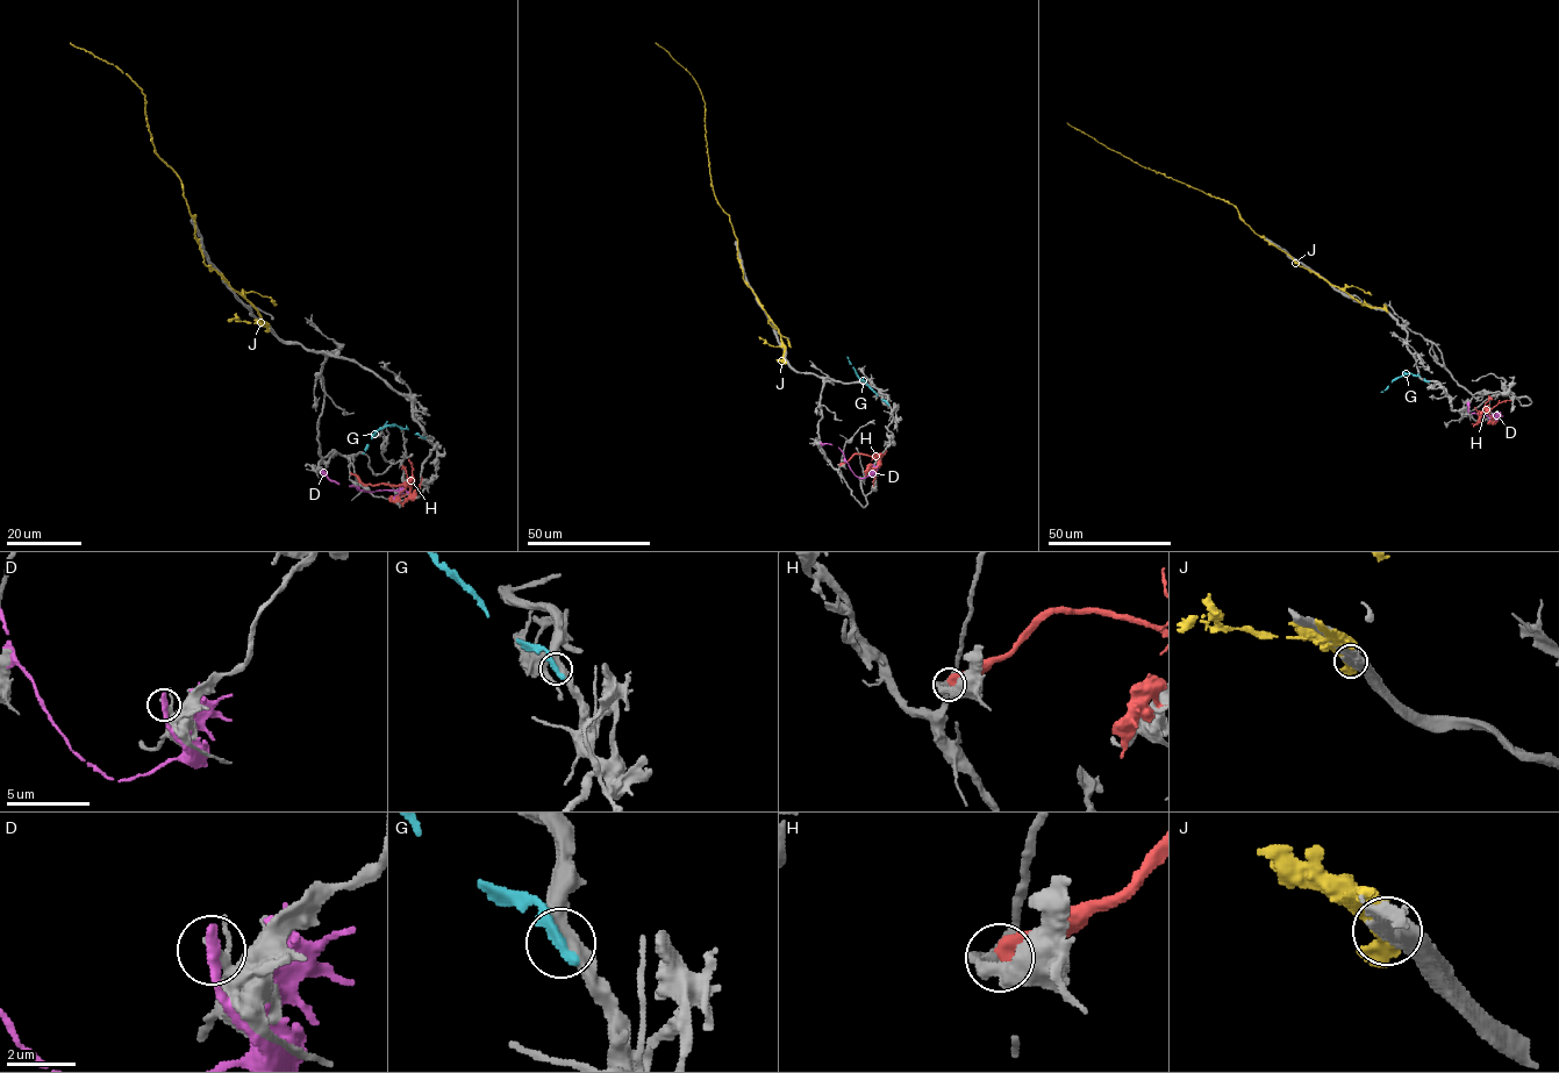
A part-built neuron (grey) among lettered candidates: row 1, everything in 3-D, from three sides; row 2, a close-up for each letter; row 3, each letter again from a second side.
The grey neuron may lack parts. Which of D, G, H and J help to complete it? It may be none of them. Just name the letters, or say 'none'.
none

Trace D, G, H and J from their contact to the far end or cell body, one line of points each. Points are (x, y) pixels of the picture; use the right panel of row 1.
D: (1492, 421), (1502, 416), (1468, 413), (1468, 401)
G: (1428, 381), (1404, 373), (1380, 392)
H: (1488, 405), (1485, 412), (1478, 413), (1510, 401)
J: (1386, 309), (1359, 303), (1300, 266), (1258, 236), (1231, 205), (1142, 166), (1066, 122)

